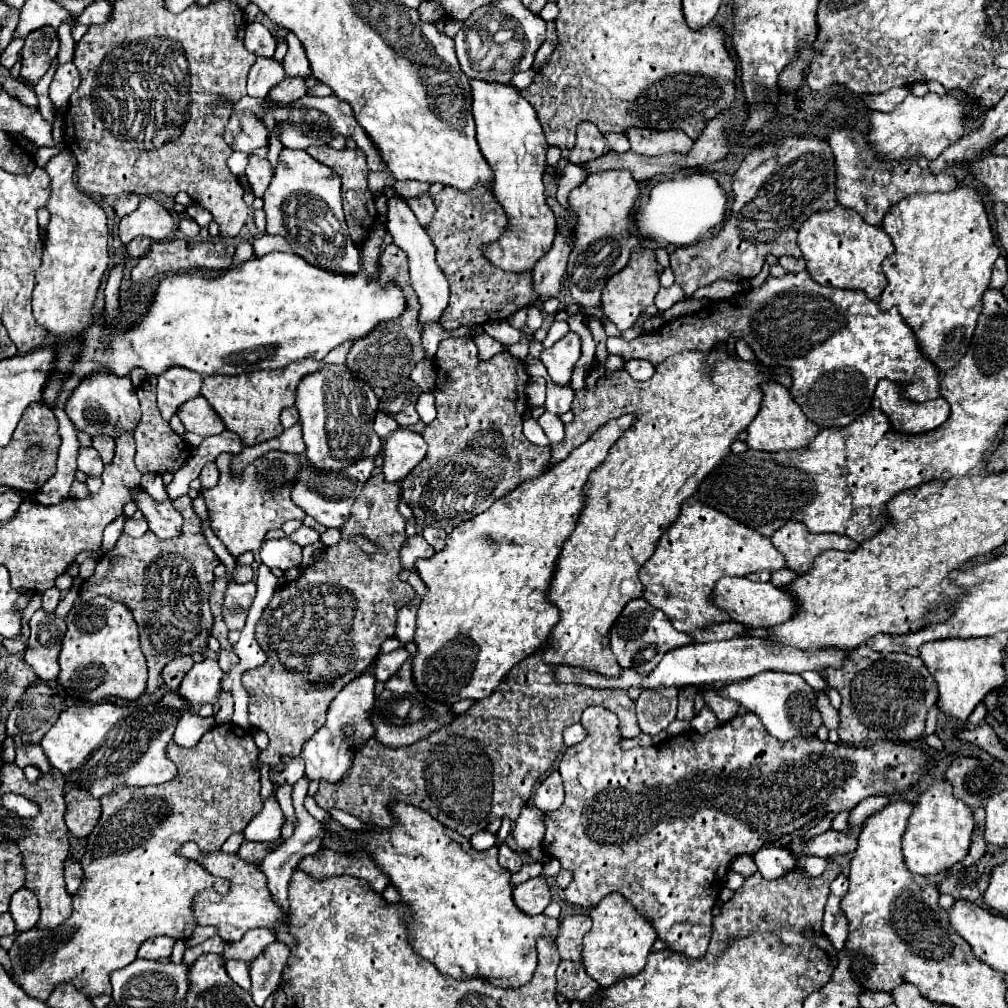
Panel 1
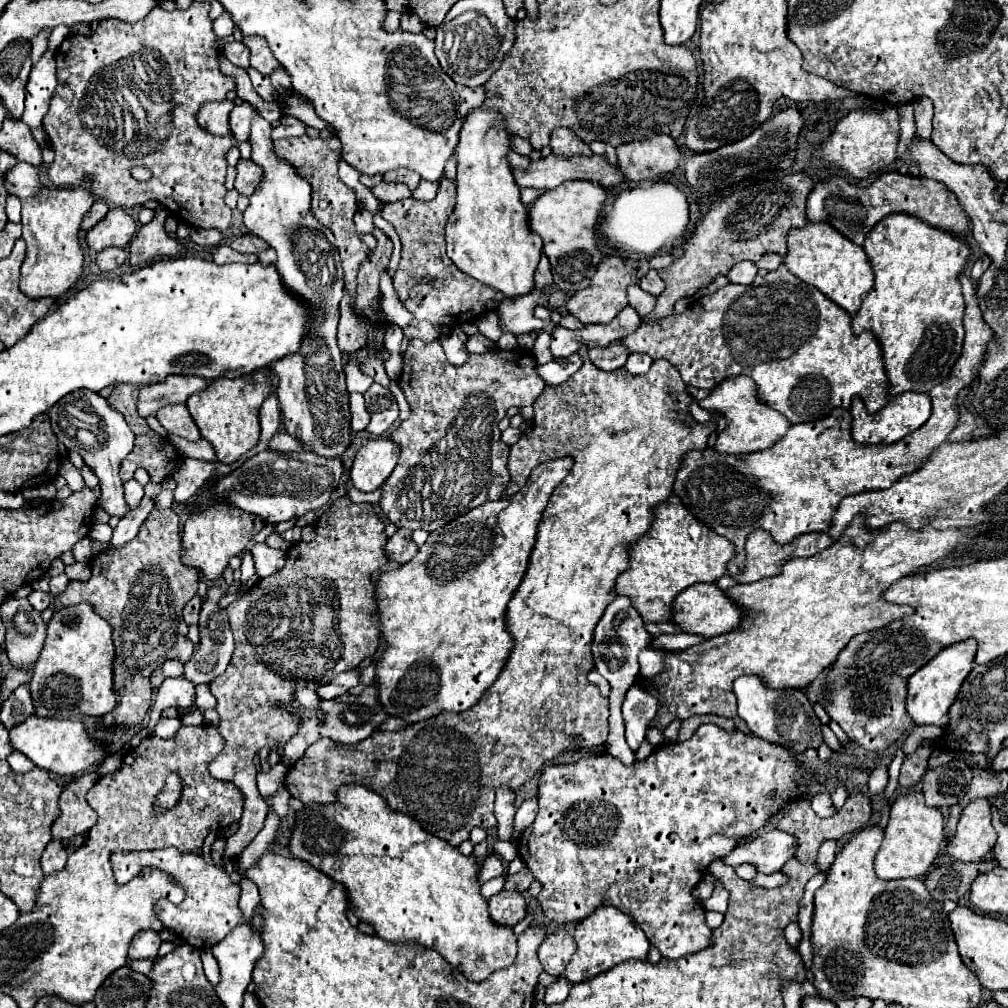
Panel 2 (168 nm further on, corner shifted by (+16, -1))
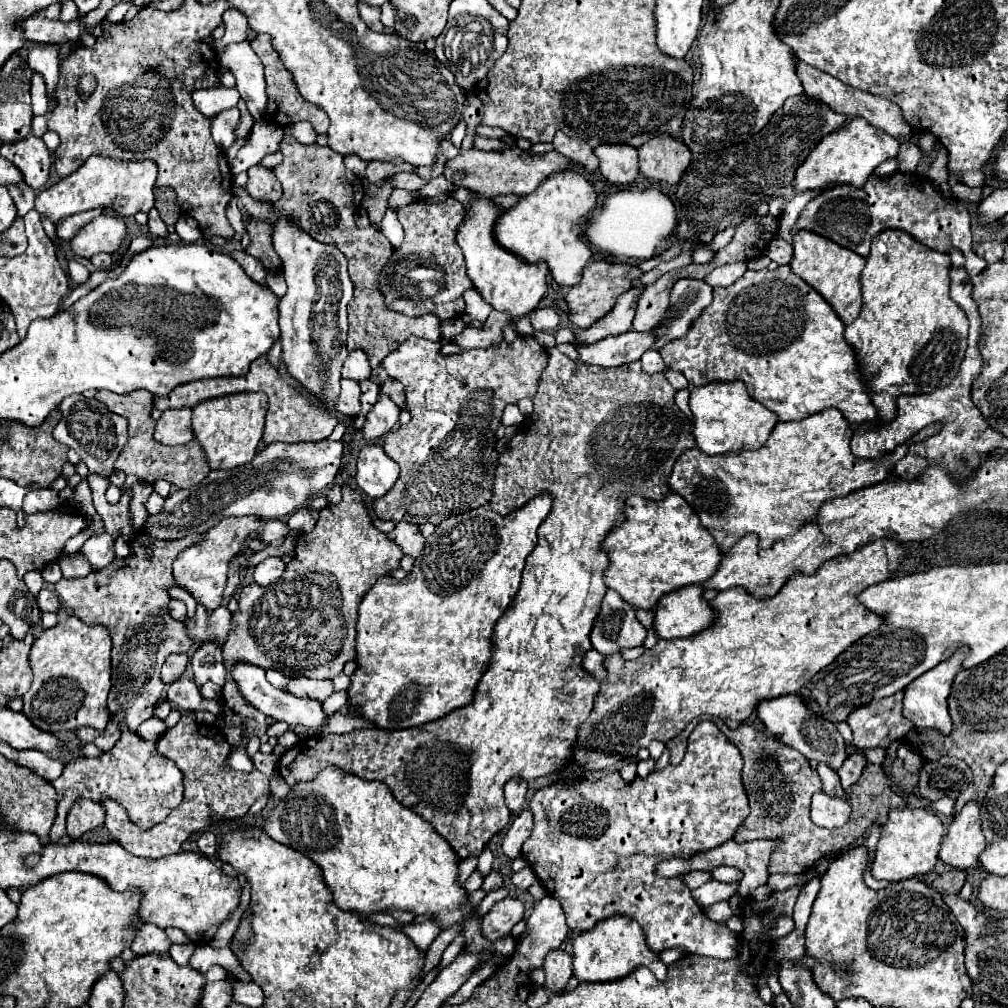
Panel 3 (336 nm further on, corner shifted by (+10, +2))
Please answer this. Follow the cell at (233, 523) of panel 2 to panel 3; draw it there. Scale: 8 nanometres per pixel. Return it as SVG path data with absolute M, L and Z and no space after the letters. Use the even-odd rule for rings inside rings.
M226 517L210 531L204 533L204 541L184 549L174 561L174 579L176 585L186 589L198 605L206 607L206 611L214 611L222 605L222 591L226 587L226 571L230 559L242 551L244 541L252 535L258 535L262 529L262 521L258 517Z

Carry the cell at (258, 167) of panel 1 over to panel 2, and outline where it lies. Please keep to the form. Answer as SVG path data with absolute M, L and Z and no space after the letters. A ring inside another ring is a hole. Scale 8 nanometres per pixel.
M238 160L236 164L236 190L242 194L242 196L252 196L252 192L256 190L258 182L260 182L260 176L262 176L262 168L256 166L252 160Z

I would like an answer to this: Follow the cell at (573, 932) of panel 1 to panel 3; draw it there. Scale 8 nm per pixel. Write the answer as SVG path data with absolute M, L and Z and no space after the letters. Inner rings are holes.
M550 951L550 955L544 959L542 965L546 973L546 991L548 993L562 993L568 985L568 979L572 977L572 959L564 951Z

